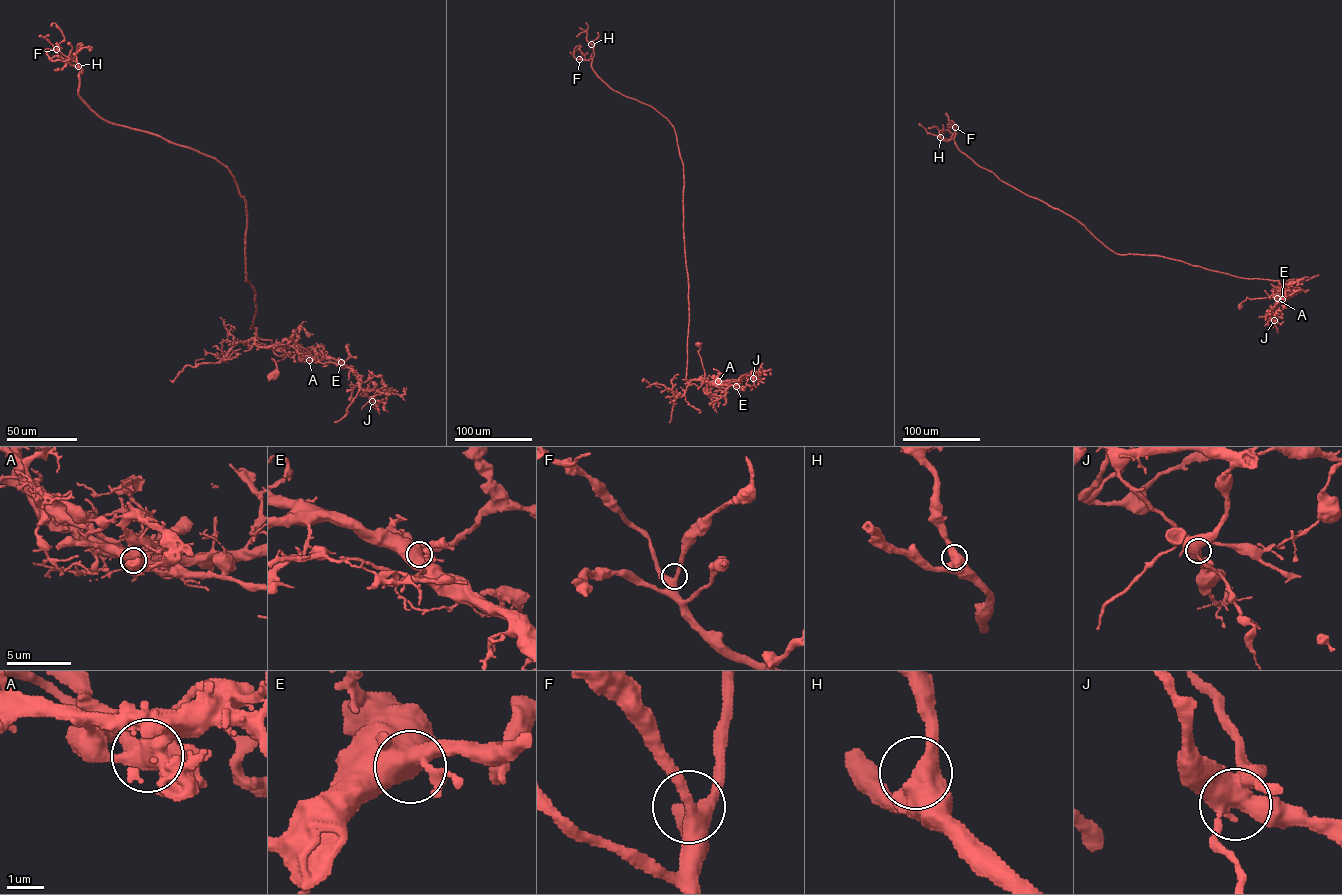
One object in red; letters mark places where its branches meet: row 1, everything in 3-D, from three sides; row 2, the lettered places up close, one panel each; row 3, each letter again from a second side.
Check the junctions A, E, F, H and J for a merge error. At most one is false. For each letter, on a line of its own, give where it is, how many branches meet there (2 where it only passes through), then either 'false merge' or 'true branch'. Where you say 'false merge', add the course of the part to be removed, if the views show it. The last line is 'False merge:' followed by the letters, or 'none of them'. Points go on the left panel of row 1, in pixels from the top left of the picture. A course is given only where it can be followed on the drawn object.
A: at (309, 360); 4 branches meet; false merge; foreign part runs (309, 360), (346, 365), (365, 390), (402, 395), (405, 388)
E: at (341, 362); 3 branches meet; true branch
F: at (56, 49); 3 branches meet; true branch
H: at (78, 66); 3 branches meet; true branch
J: at (372, 401); 4 branches meet; true branch
False merge: A

